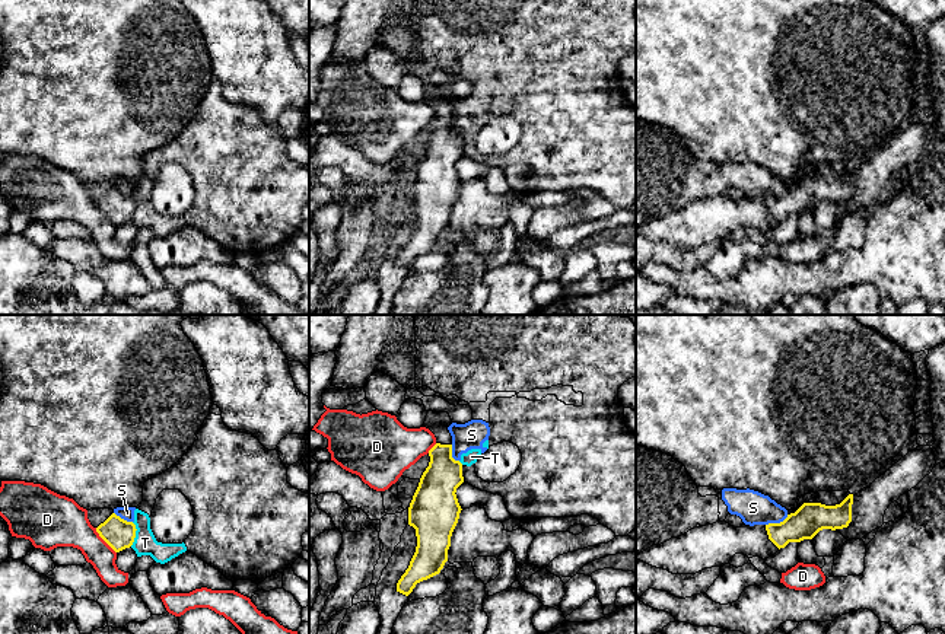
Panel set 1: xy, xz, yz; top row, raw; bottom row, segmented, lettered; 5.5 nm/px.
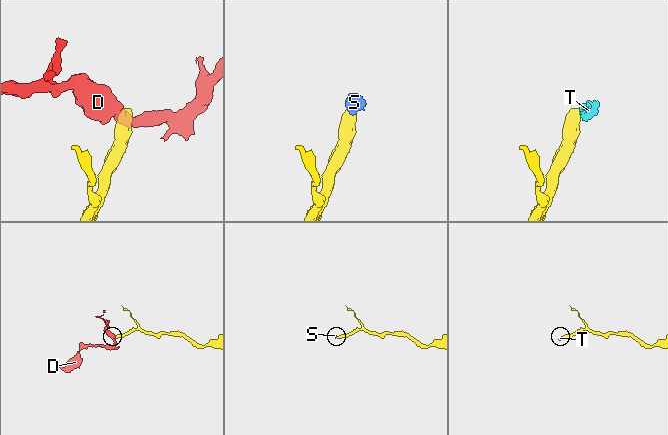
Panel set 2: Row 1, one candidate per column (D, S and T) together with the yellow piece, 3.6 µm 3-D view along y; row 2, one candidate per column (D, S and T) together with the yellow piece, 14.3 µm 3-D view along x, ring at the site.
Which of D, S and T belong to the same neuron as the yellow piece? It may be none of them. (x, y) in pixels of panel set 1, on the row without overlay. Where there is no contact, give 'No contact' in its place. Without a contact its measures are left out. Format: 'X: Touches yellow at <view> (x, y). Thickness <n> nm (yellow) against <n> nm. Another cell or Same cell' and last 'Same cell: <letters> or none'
D: Touches yellow at xy (104, 213). Thickness 170 nm (yellow) against 260 nm. Another cell
S: Touches yellow at yz (776, 197). Thickness 170 nm (yellow) against 180 nm. Another cell
T: Touches yellow at xy (134, 207). Thickness 170 nm (yellow) against 130 nm. Another cell
Same cell: none

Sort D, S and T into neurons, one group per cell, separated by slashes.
D / S T

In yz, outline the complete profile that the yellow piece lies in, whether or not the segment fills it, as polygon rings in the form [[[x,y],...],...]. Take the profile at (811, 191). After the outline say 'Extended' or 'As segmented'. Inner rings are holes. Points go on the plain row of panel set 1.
[[[849,168],[836,179],[804,176],[795,187],[788,188],[788,191],[780,197],[754,200],[744,197],[741,201],[734,201],[723,194],[713,198],[699,200],[678,211],[671,211],[661,219],[648,222],[637,227],[636,233],[656,242],[668,243],[672,248],[696,248],[704,242],[723,240],[725,238],[729,238],[735,227],[766,233],[774,229],[780,222],[785,222],[789,216],[812,213],[822,203],[836,204],[847,201],[852,195],[852,178],[853,168]]]. Extended

